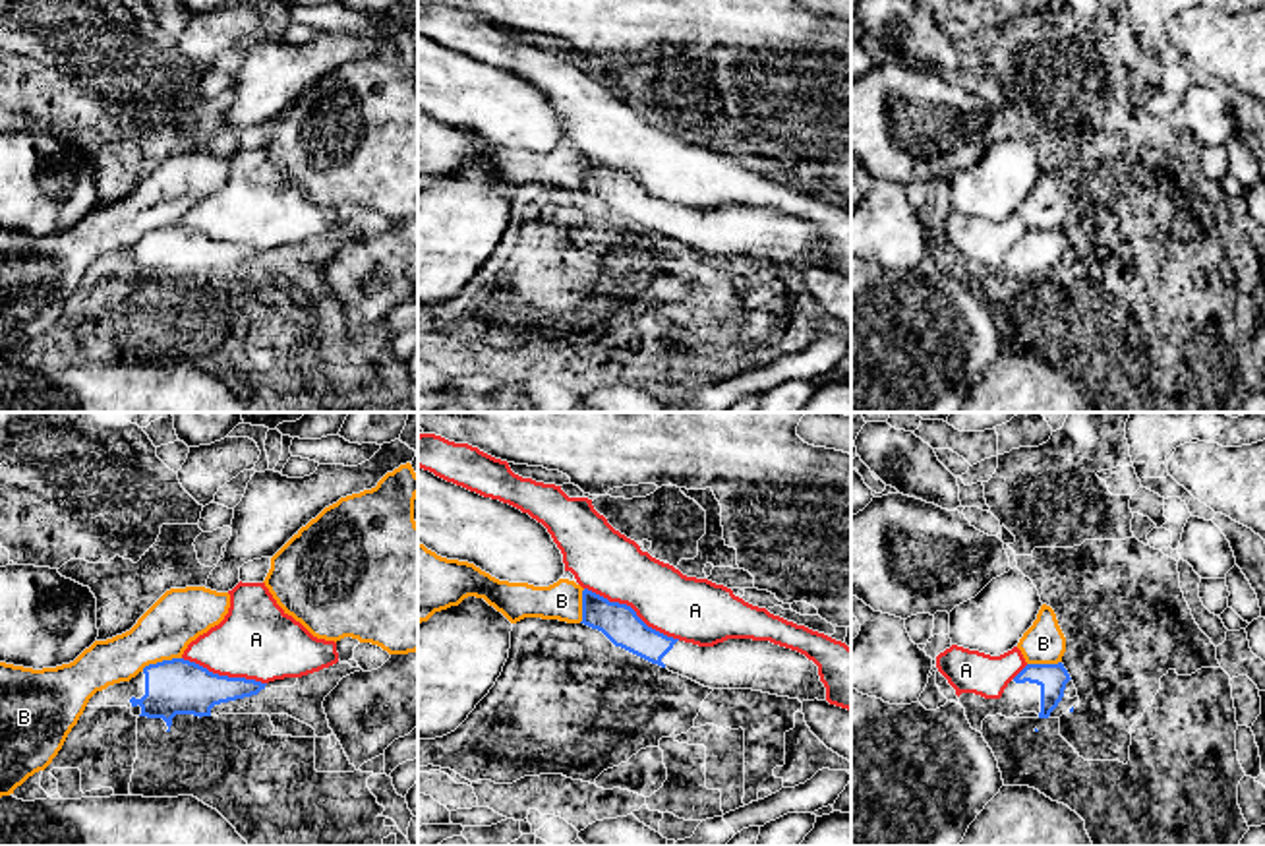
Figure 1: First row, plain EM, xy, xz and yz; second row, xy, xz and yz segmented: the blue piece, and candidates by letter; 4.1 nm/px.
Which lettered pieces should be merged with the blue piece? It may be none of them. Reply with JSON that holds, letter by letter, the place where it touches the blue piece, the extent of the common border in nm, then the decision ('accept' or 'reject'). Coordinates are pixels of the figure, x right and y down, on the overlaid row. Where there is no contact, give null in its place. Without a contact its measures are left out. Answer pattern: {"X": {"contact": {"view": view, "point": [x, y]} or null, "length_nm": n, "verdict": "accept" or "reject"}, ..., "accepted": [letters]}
{"A": {"contact": {"view": "xz", "point": [633, 610]}, "length_nm": 460, "verdict": "reject"}, "B": {"contact": {"view": "xy", "point": [163, 661]}, "length_nm": 180, "verdict": "reject"}, "accepted": []}

